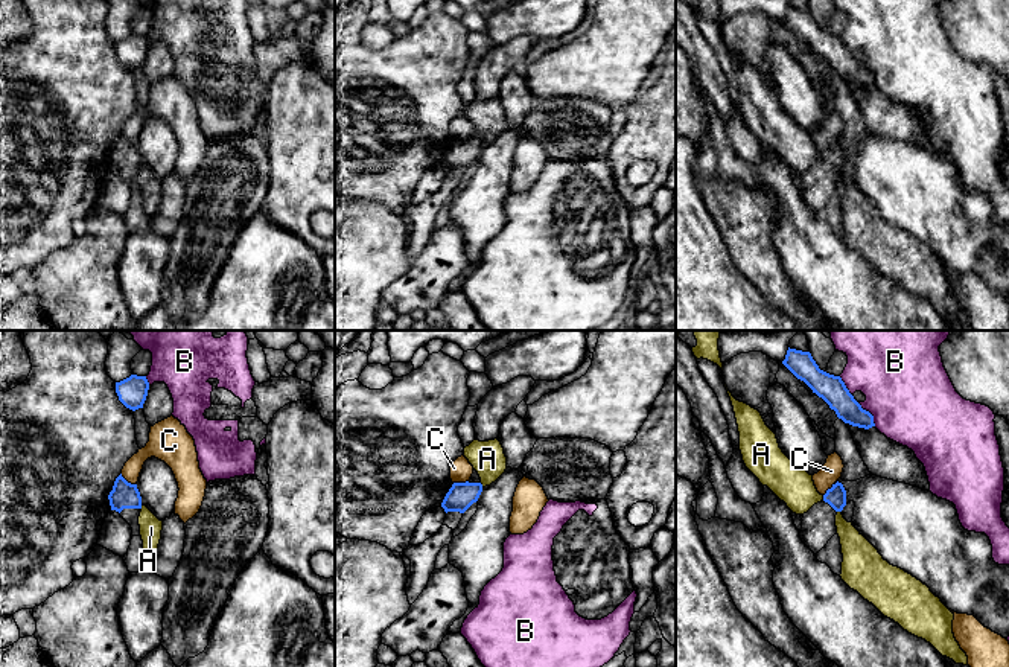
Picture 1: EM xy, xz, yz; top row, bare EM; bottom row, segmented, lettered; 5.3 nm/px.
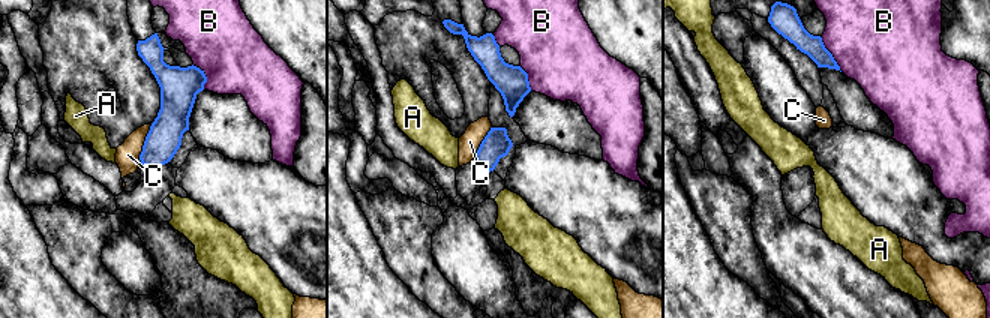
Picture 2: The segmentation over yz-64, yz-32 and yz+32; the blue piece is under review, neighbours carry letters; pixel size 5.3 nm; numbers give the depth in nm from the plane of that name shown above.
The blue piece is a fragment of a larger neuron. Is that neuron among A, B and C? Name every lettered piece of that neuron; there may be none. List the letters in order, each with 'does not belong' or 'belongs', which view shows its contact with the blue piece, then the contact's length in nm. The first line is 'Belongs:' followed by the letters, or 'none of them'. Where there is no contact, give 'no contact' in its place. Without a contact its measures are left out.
Belongs: none of them
A: does not belong | yz | 30 nm
B: does not belong | yz | 160 nm
C: does not belong | xy | 110 nm

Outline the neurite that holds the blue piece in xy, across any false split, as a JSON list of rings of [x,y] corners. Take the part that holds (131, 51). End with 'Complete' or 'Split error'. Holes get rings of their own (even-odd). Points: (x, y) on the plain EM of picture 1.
[[[131,34],[129,37],[116,41],[119,59],[129,69],[143,67],[149,49],[146,35]]]. Complete

